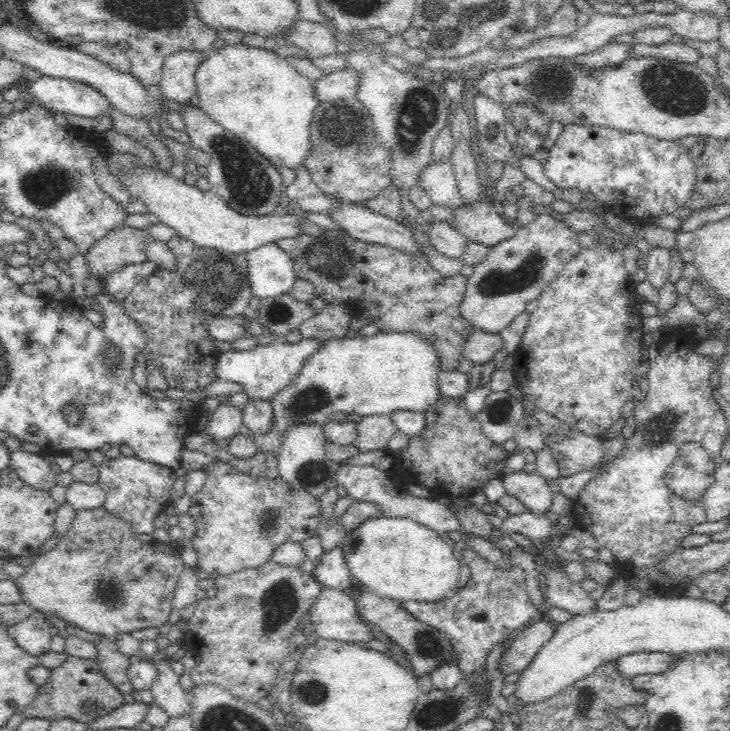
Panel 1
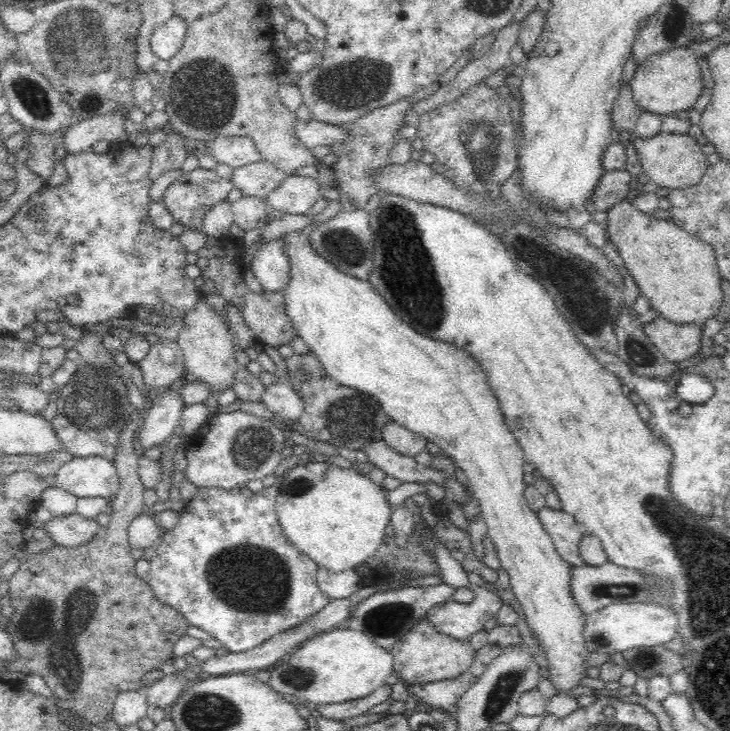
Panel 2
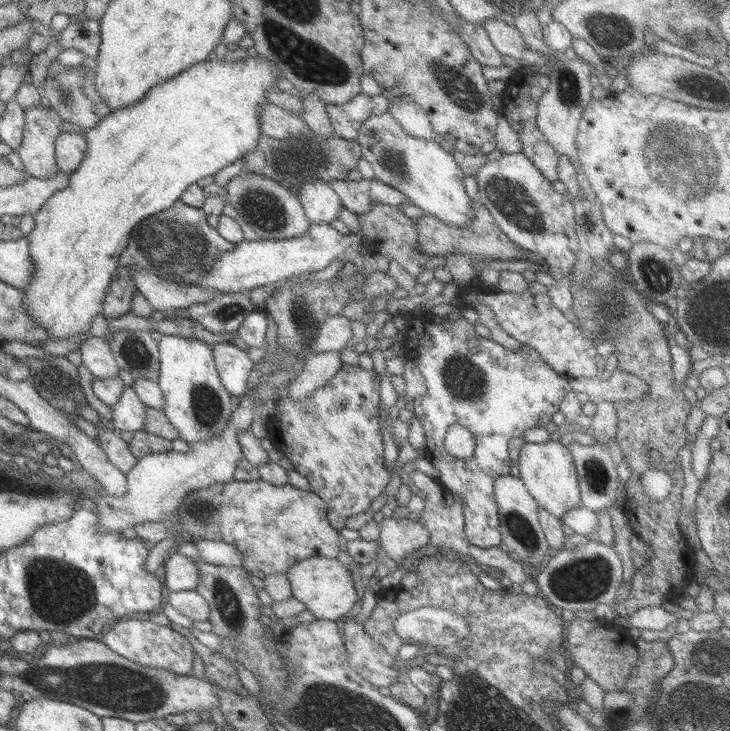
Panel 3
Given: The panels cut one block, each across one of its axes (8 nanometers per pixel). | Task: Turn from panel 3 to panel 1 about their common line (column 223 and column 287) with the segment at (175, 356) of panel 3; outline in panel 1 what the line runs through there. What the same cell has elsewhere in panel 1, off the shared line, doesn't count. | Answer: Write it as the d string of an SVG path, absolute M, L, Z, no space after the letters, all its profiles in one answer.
M415 332L377 333L362 337L344 337L339 339L325 339L320 348L308 357L302 365L295 381L268 400L273 412L271 430L263 435L248 434L258 451L278 451L284 432L294 424L316 423L326 424L335 412L343 412L352 418L367 416L386 416L394 411L408 410L418 413L433 407L442 396L437 385L439 356L429 340L422 338Z

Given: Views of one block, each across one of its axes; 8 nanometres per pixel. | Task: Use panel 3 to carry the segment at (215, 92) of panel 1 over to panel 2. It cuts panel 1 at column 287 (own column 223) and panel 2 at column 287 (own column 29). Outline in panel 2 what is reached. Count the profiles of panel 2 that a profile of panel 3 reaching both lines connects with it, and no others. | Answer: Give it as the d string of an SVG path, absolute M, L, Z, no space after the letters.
M297 230L282 238L290 257L290 277L284 294L284 308L290 325L296 329L311 354L319 358L324 370L338 384L373 396L384 414L400 426L419 434L427 441L440 446L455 465L468 476L469 490L478 499L482 518L486 523L486 537L495 547L501 568L508 572L509 584L522 607L532 636L536 637L548 659L548 679L557 694L568 695L571 688L590 684L586 669L589 657L584 640L586 616L574 602L571 593L571 566L555 550L551 537L544 530L536 513L525 500L527 484L524 482L524 455L516 437L504 421L504 415L492 394L480 364L454 344L414 332L402 322L386 300L376 294L367 281L360 281L340 272L331 262L324 260L309 244L308 231Z

